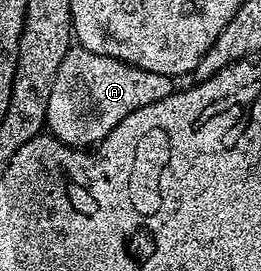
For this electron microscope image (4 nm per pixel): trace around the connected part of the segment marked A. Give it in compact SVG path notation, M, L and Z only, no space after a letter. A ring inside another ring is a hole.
M73 44L59 64L55 84L51 84L51 100L47 100L45 124L48 133L65 146L77 148L77 138L82 133L96 144L108 136L111 128L119 124L119 120L123 120L139 108L147 108L147 104L163 100L168 94L174 93L174 90L174 79L159 72L147 72L147 68L139 68L130 62L115 60L111 56L92 54L82 46ZM77 82L89 97L90 110L86 112L85 123L82 126L81 98L77 95Z

